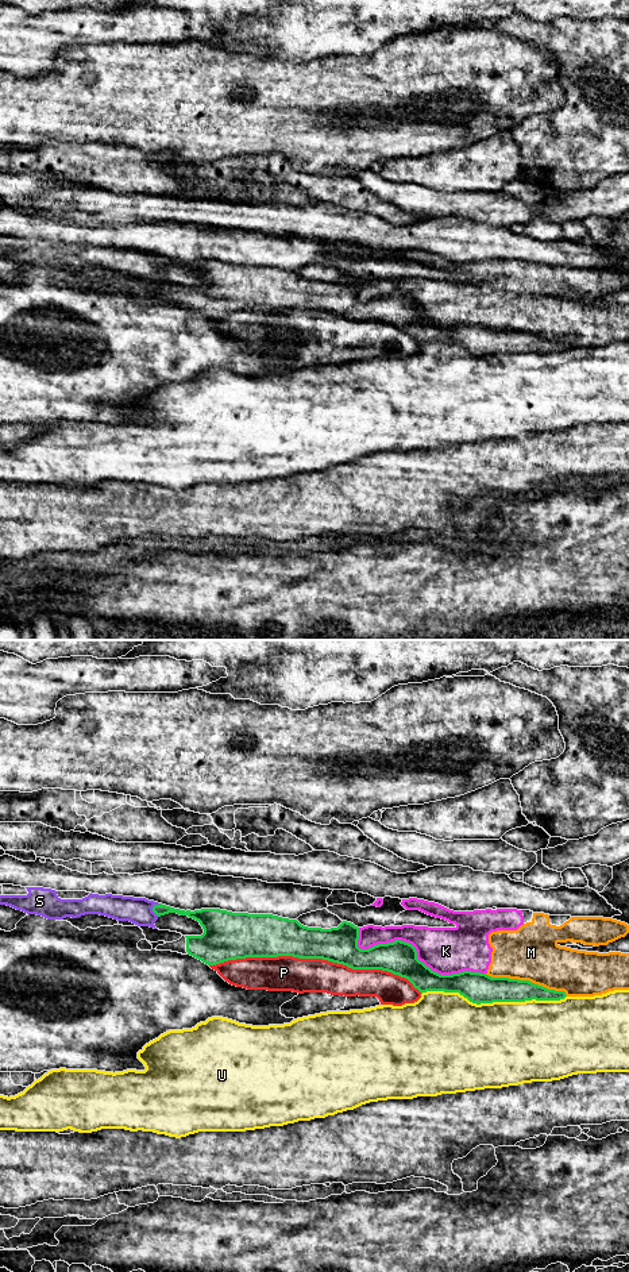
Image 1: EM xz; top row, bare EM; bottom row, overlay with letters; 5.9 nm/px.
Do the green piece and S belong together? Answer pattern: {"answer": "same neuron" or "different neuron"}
{"answer": "different neuron"}

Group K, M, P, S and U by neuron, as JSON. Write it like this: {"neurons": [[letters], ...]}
{"neurons": [["K", "M", "S"], ["P"], ["U"]]}

